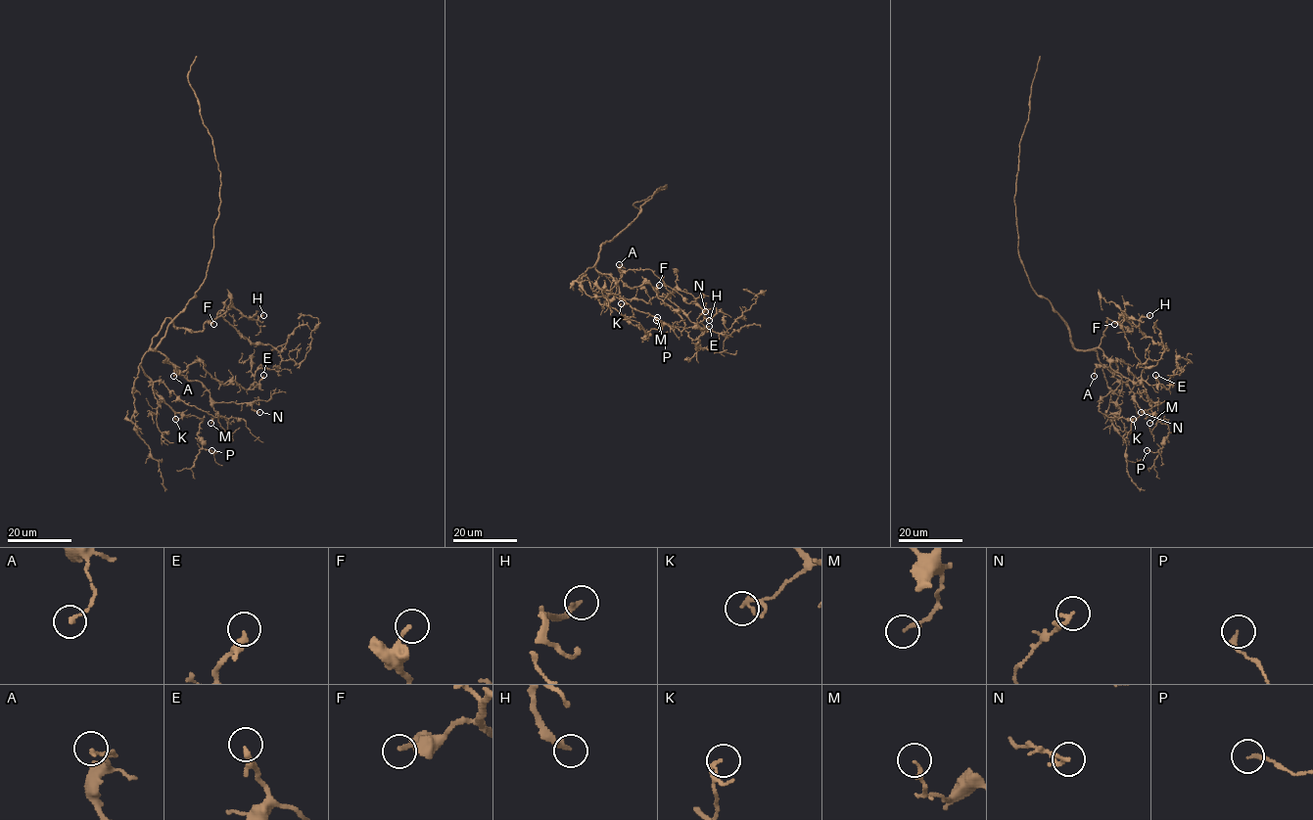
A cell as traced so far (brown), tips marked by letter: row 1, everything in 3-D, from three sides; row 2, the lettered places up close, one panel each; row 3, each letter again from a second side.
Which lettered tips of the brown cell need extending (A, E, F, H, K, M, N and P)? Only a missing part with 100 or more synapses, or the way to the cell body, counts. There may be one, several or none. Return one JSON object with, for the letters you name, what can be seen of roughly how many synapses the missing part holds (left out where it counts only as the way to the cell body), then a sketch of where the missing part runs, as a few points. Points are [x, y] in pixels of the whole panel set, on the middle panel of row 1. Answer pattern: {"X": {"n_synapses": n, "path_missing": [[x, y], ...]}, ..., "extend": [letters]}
{"H": {"n_synapses": 150, "path_missing": [[709, 320], [720, 316], [728, 318], [731, 312], [734, 321], [754, 331]]}, "extend": ["H"]}

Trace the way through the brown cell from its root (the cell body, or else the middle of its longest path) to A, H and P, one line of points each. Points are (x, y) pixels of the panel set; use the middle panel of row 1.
A: (602, 244), (595, 269), (617, 281), (622, 265), (619, 264)
H: (602, 244), (595, 269), (617, 280), (622, 297), (648, 303), (675, 291), (684, 291), (709, 320)
P: (602, 244), (586, 272), (599, 301), (642, 329), (643, 340), (662, 329), (657, 317)

